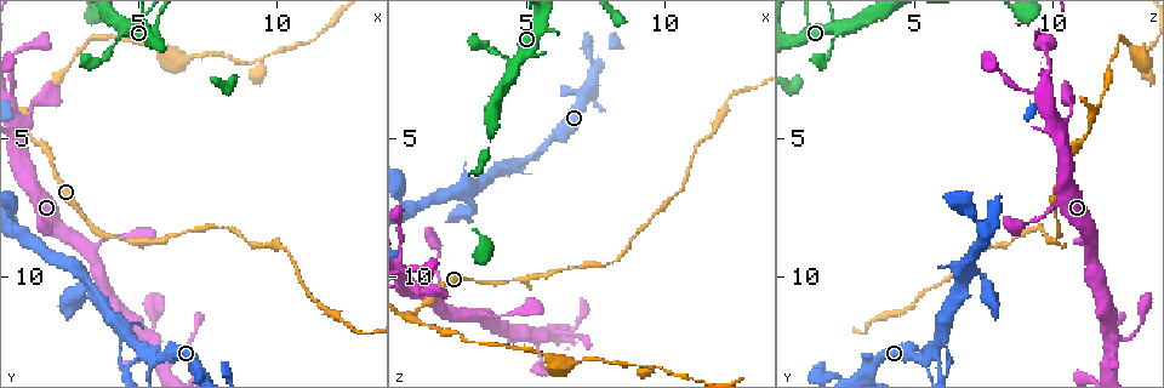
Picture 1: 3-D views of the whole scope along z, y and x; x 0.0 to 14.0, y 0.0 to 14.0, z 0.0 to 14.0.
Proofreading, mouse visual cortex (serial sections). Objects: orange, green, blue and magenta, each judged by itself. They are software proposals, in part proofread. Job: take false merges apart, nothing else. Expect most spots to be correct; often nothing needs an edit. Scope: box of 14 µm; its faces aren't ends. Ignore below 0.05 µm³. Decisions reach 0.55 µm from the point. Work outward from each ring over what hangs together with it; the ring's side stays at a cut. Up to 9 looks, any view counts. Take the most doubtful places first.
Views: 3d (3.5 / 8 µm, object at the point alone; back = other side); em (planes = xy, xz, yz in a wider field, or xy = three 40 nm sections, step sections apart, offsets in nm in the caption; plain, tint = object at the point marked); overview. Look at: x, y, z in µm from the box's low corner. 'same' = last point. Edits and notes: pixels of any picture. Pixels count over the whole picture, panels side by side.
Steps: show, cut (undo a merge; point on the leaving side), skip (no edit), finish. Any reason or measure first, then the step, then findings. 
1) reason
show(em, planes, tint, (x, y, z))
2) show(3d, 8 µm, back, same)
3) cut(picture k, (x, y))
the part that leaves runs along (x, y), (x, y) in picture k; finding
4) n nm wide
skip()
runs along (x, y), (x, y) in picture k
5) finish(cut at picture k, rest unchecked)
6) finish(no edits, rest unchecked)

narrows sharply
show(3d, 3.5 µm, (5.3, 12.8, 5.6))

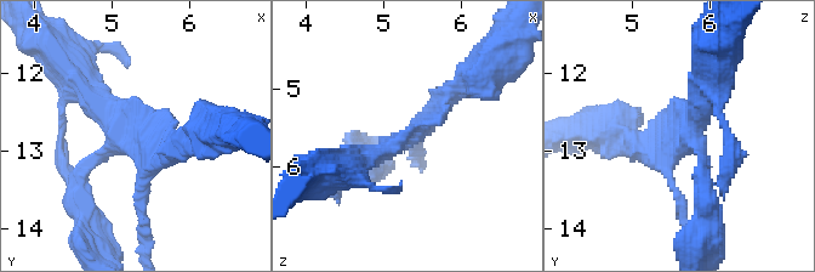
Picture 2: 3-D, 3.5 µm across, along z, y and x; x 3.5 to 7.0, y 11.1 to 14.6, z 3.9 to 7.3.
show(em, xy, step 3, tint, (5.35, 12.85, 5.60))

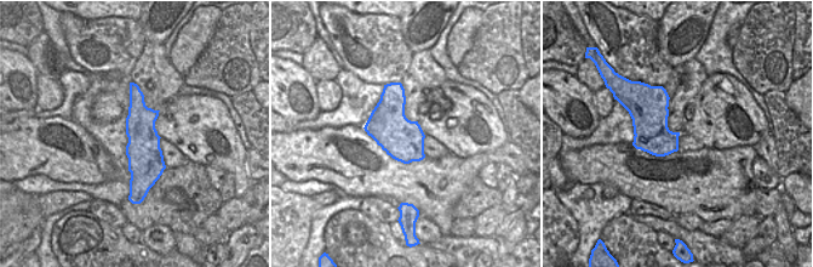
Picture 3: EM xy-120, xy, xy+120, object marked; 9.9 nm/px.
skip()
all the same cell

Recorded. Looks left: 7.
looks like a crossing
show(3d, 3.5 µm, (4.7, 1.1, 2.3))

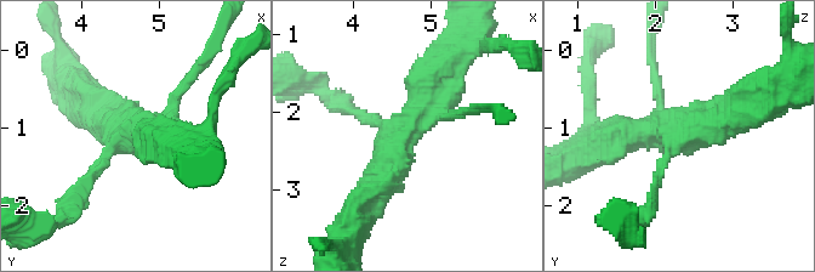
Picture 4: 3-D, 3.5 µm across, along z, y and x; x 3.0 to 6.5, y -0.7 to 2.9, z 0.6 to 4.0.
4 arms; arms of 150, 150, 400, 400 nm
show(em, xy, step 2, tint, (4.65, 1.05, 2.35))

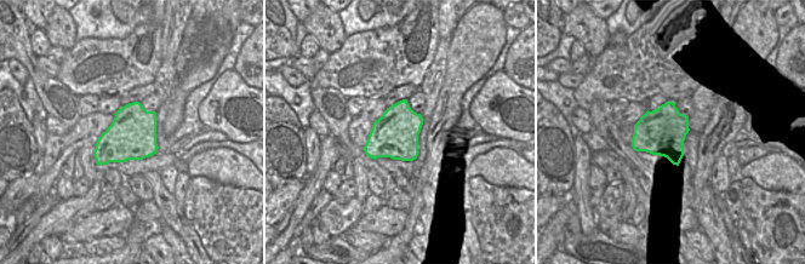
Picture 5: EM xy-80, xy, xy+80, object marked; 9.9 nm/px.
skip()
runs along (432, 71), (428, 111), (360, 204) in picture 4; continuous, no second cell

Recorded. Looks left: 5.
show(em, xy, step 5, tint, (3.2, 7.9, 10.2))

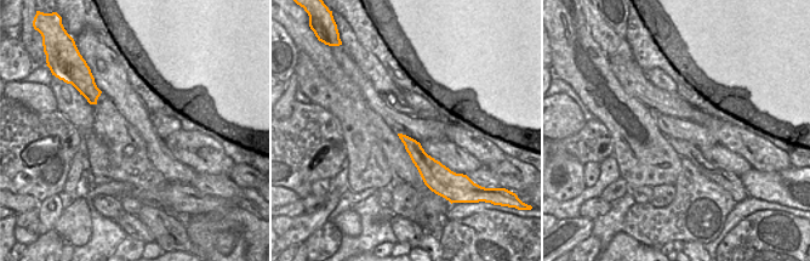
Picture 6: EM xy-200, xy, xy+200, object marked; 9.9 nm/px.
show(3d, 3.5 µm, same)

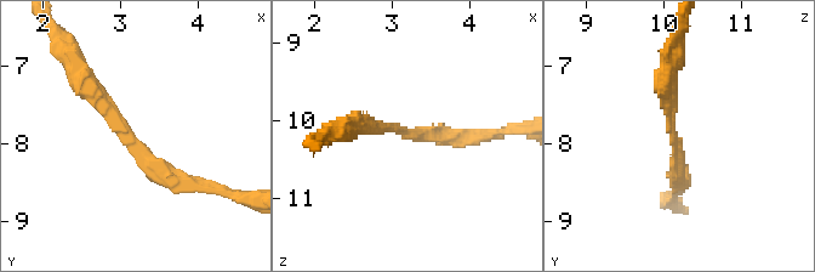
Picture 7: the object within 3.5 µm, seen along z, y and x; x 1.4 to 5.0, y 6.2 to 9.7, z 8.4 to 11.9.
skip()
runs along (79, 72), (160, 173), (194, 183) in picture 7; one cell here

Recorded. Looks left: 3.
thick turns thin
show(3d, 3.5 µm, (6.7, 2.2, 13.1))

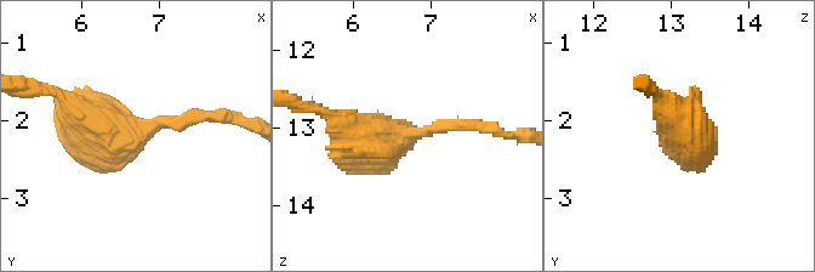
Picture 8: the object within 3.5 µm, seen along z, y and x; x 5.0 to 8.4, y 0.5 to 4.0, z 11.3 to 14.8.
arms of 150, 400 nm
show(em, xy, step 1, plain, (6.60, 2.15, 13.10))

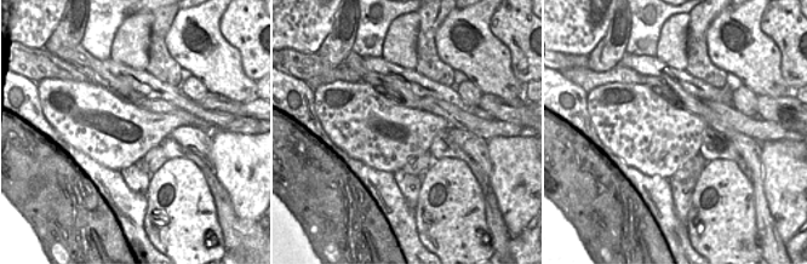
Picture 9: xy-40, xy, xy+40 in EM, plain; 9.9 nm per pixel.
with the object marked
show(em, xy, step 1, tint, same)

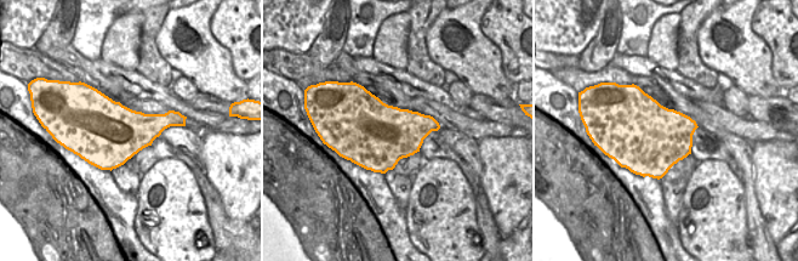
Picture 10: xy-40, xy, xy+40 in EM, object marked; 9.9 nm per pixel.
skip()
runs along (64, 97), (106, 130), (210, 115) in picture 8; continuous, no second cell

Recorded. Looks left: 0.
finish(no edits, rest unchecked)

